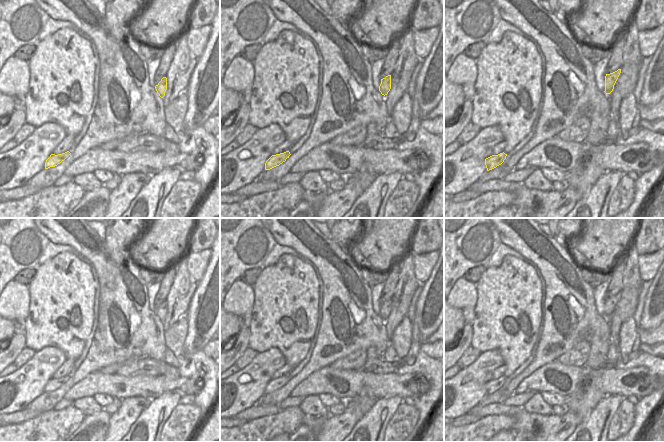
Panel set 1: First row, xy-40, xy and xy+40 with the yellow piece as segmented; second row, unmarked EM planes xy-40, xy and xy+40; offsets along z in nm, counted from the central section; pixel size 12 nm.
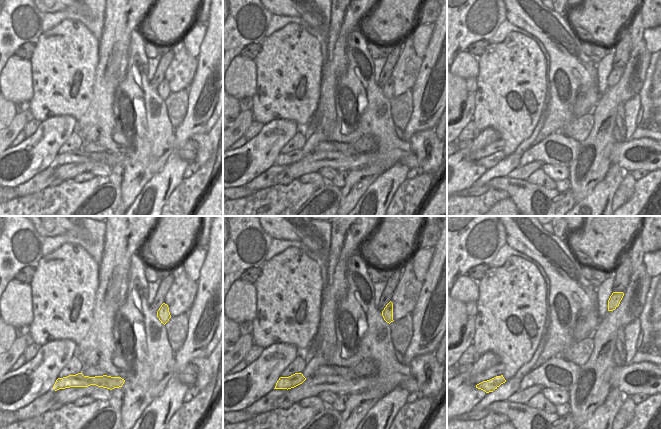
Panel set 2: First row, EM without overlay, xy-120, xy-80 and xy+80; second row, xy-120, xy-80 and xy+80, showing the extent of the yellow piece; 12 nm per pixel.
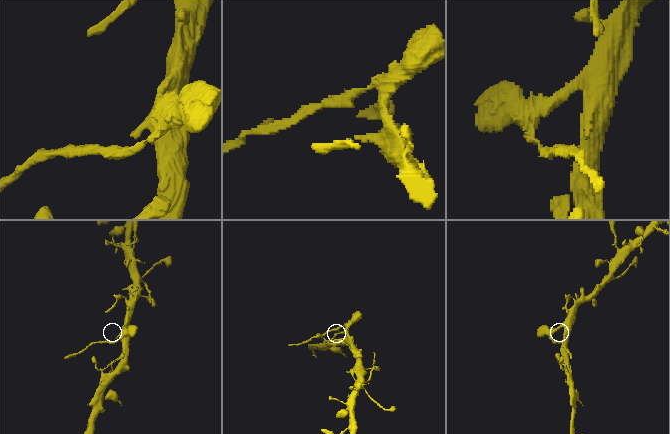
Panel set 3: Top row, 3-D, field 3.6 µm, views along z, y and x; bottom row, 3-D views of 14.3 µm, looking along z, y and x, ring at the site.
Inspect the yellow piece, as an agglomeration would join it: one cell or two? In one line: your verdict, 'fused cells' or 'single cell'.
fused cells

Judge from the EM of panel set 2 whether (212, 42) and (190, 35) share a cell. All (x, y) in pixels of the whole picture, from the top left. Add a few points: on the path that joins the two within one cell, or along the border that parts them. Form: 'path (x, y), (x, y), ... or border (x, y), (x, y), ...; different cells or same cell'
border (206, 24), (206, 33), (197, 57); different cells

